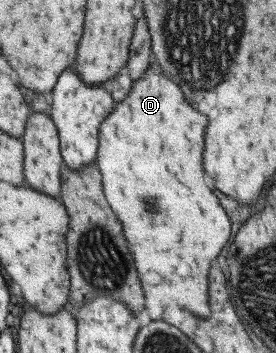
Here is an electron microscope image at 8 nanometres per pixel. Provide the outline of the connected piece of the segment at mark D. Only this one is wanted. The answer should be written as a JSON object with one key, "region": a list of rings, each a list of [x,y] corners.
{"region":[[[150,63],[148,65],[148,69],[146,71],[142,72],[142,77],[138,77],[136,81],[132,81],[132,85],[130,85],[130,91],[128,91],[128,95],[124,95],[124,99],[122,101],[118,101],[118,103],[114,102],[114,107],[112,107],[112,111],[110,111],[110,115],[106,115],[102,121],[100,121],[100,125],[98,125],[98,148],[96,149],[96,164],[97,169],[100,174],[101,178],[101,187],[103,190],[103,196],[105,197],[105,200],[107,201],[107,204],[109,207],[114,211],[114,215],[116,215],[116,218],[122,222],[122,233],[124,234],[124,238],[126,238],[126,242],[128,242],[128,250],[130,250],[130,254],[132,254],[132,258],[134,258],[134,264],[136,264],[136,272],[138,272],[138,276],[140,276],[140,282],[144,284],[142,288],[144,288],[144,296],[148,296],[148,306],[145,306],[144,308],[147,309],[148,316],[151,317],[151,320],[160,320],[160,315],[162,315],[162,312],[160,312],[160,304],[178,304],[180,308],[184,308],[184,310],[188,310],[188,312],[191,312],[192,314],[198,314],[200,318],[204,318],[208,316],[208,302],[206,302],[206,270],[208,270],[208,264],[214,260],[214,256],[220,252],[220,248],[224,246],[224,242],[226,242],[226,238],[228,238],[228,234],[230,234],[230,224],[228,224],[228,216],[224,216],[224,210],[222,210],[222,206],[216,202],[218,198],[210,192],[210,188],[204,184],[204,172],[202,172],[202,162],[200,162],[200,154],[202,154],[202,134],[204,134],[204,128],[206,128],[206,120],[204,120],[204,114],[200,114],[198,110],[194,110],[184,98],[182,98],[182,92],[180,92],[180,88],[174,84],[174,82],[170,82],[164,74],[160,74],[160,68],[156,66],[156,64]]]}

